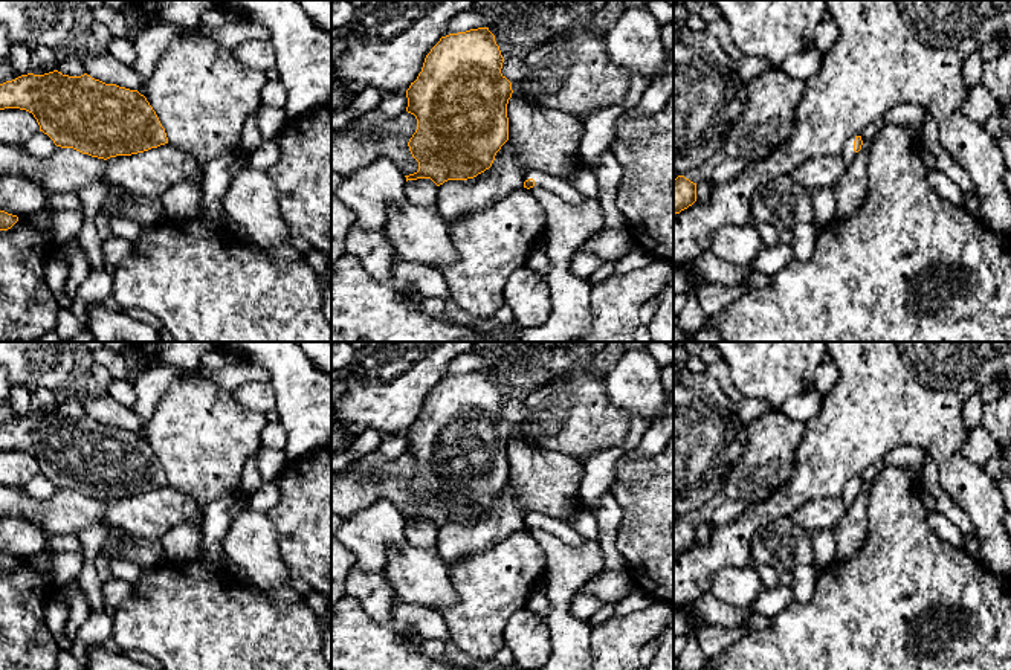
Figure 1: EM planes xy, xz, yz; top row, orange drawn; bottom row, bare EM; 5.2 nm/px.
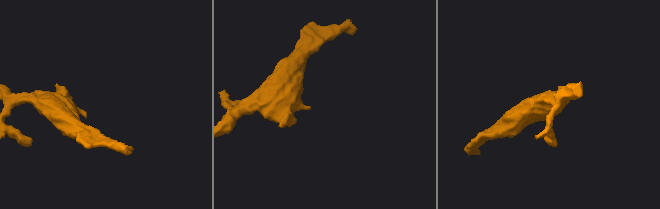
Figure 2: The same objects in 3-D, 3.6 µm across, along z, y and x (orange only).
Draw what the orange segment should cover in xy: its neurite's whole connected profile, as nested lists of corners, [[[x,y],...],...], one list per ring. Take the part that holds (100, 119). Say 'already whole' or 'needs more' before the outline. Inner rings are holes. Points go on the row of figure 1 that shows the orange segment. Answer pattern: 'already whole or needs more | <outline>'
already whole | [[[58,70],[44,75],[21,75],[0,84],[0,110],[20,108],[34,114],[40,131],[57,147],[73,148],[98,159],[131,156],[168,143],[165,128],[156,111],[137,90],[105,84],[84,73],[63,75]]]

